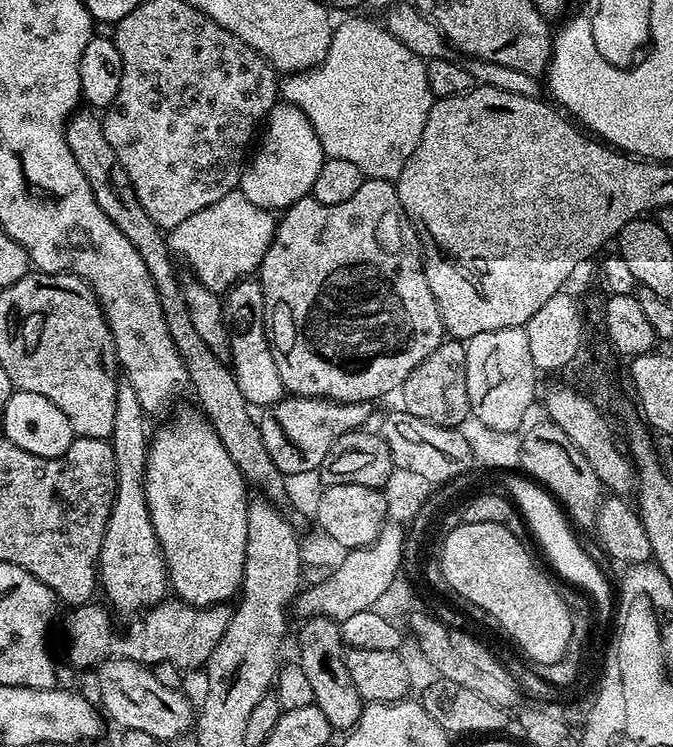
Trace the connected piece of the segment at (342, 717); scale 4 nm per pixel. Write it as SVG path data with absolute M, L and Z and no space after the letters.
M309 616L303 623L300 628L298 662L302 670L306 670L306 678L310 678L315 704L322 710L322 714L325 714L326 720L334 730L351 731L361 716L364 701L350 678L350 670L346 670L344 661L346 645L340 633L339 623L328 616Z

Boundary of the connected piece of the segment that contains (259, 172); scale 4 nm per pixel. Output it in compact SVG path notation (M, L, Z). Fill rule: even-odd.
M277 102L273 106L262 132L262 140L263 136L264 145L260 149L257 147L256 157L254 152L247 161L238 190L246 194L246 198L250 198L254 206L283 210L311 193L314 178L318 178L318 170L322 170L326 159L322 142L318 142L318 134L314 134L310 118L306 118L300 108L287 102Z

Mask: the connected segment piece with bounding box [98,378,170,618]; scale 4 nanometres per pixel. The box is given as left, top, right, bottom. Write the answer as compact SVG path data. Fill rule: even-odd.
M126 378L121 379L116 385L114 430L110 437L116 459L116 497L112 503L112 513L106 522L106 534L102 538L98 584L111 611L121 612L124 618L147 612L170 592L168 568L154 534L154 522L150 518L144 493L144 471L150 443L148 420L149 417L142 410L142 402L138 402L134 386L130 386Z

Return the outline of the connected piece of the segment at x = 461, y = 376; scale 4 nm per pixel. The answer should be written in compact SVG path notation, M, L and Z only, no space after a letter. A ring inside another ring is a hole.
M445 338L414 370L410 378L398 390L398 396L404 399L403 411L422 418L422 422L434 422L434 426L459 429L460 424L470 420L472 407L466 390L466 350L459 340Z

